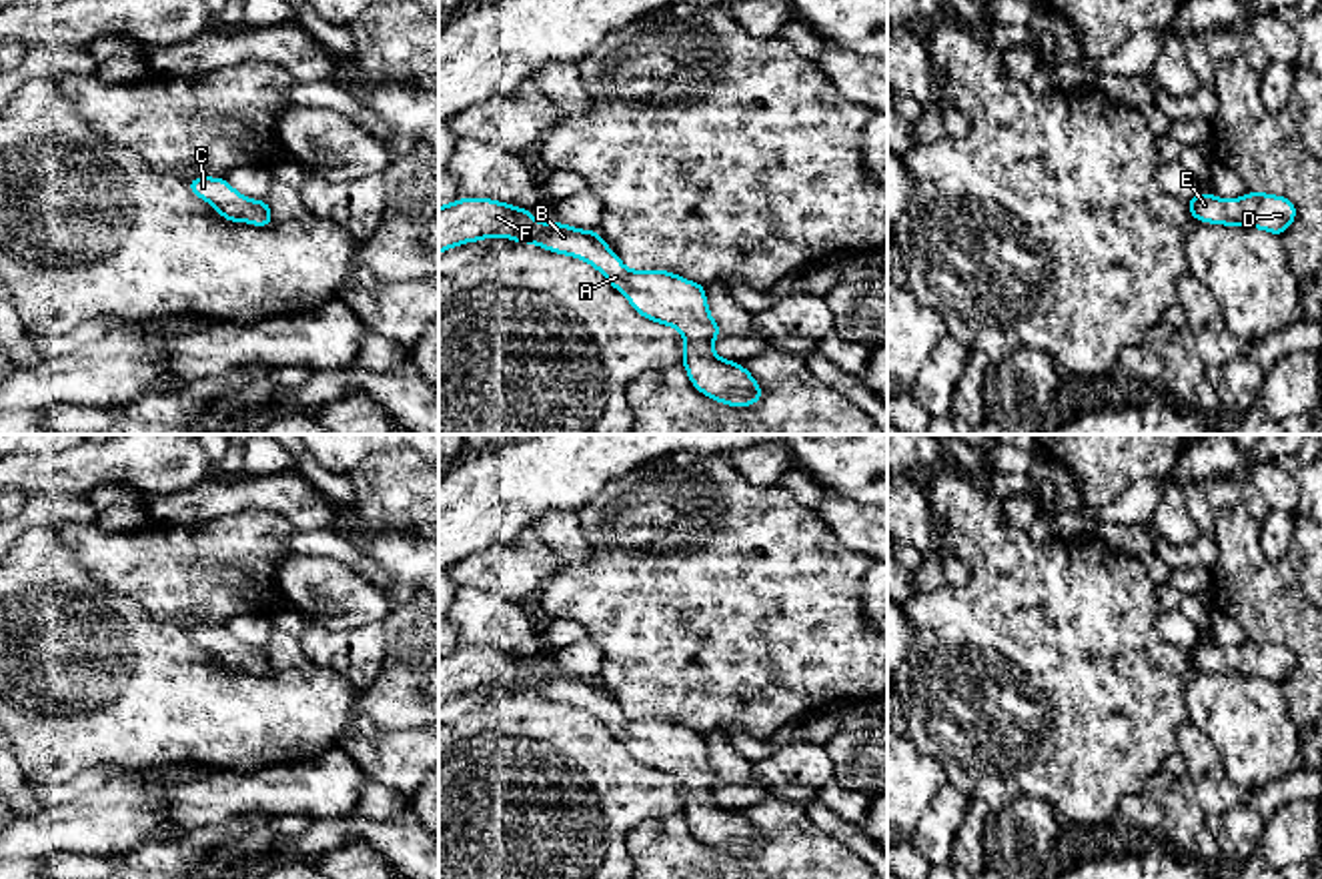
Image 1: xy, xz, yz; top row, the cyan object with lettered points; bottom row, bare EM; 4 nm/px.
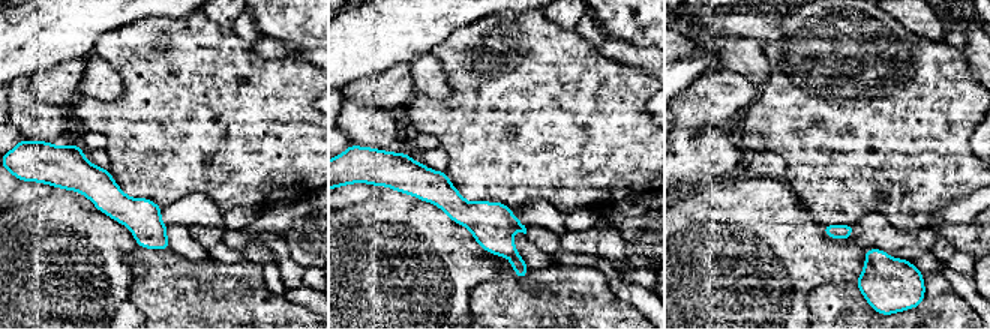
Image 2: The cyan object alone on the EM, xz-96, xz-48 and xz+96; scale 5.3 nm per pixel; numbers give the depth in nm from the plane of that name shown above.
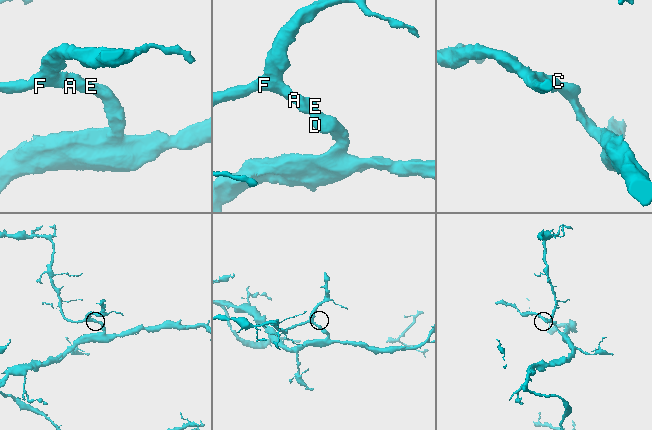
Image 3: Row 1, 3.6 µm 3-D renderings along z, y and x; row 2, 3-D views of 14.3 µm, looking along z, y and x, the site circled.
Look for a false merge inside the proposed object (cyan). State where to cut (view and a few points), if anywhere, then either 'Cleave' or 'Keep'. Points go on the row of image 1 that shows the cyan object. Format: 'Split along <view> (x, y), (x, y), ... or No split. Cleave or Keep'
No split. Keep

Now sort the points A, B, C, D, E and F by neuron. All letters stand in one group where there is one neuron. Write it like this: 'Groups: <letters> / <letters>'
Groups: A B C D E F

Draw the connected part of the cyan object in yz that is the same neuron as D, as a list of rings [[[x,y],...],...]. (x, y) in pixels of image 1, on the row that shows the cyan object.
[[[1252,190],[1242,198],[1226,200],[1200,192],[1186,206],[1190,216],[1202,222],[1260,228],[1278,236],[1296,220],[1292,200]]]

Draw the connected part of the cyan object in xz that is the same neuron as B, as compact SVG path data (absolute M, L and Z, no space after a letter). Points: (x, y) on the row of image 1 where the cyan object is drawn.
M461 198L439 208L439 254L495 236L587 260L641 316L677 328L685 350L681 364L705 396L729 406L753 406L763 396L747 368L713 352L721 328L709 314L703 284L667 270L629 270L599 232L541 222L529 208L491 198Z

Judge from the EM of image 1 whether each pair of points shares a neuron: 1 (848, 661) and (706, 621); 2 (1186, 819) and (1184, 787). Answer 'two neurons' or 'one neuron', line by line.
1: one neuron
2: one neuron

